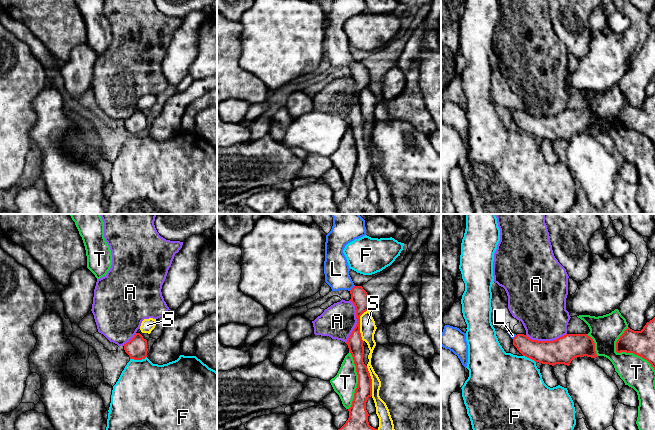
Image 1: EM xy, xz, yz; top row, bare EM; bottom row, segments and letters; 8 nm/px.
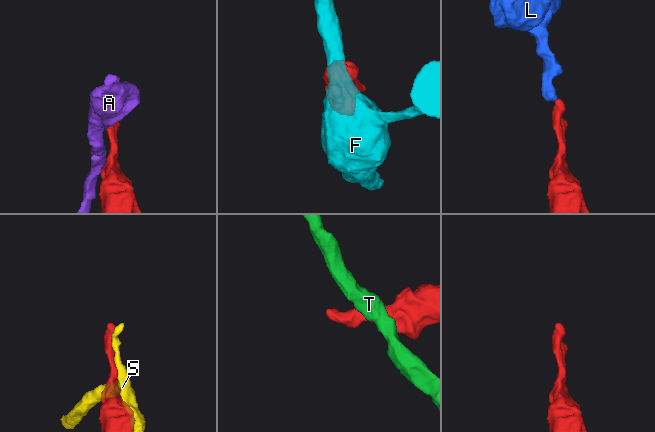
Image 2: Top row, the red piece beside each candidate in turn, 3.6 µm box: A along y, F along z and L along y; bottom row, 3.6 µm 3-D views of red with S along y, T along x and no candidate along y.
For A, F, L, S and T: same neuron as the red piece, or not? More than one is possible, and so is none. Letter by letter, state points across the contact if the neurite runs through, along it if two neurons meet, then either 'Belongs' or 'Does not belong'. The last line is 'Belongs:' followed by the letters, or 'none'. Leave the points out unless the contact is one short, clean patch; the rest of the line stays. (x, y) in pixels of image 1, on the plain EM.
A: Boundary: xz (350, 76), (355, 86), (356, 101), (345, 118). Does not belong
F: Boundary: xy (146, 132), (141, 135), (130, 135). Does not belong
L: Path across: xz (359, 73), (352, 64), (336, 48), (336, 45). Belongs
S: Does not belong
T: Does not belong
Belongs: L

